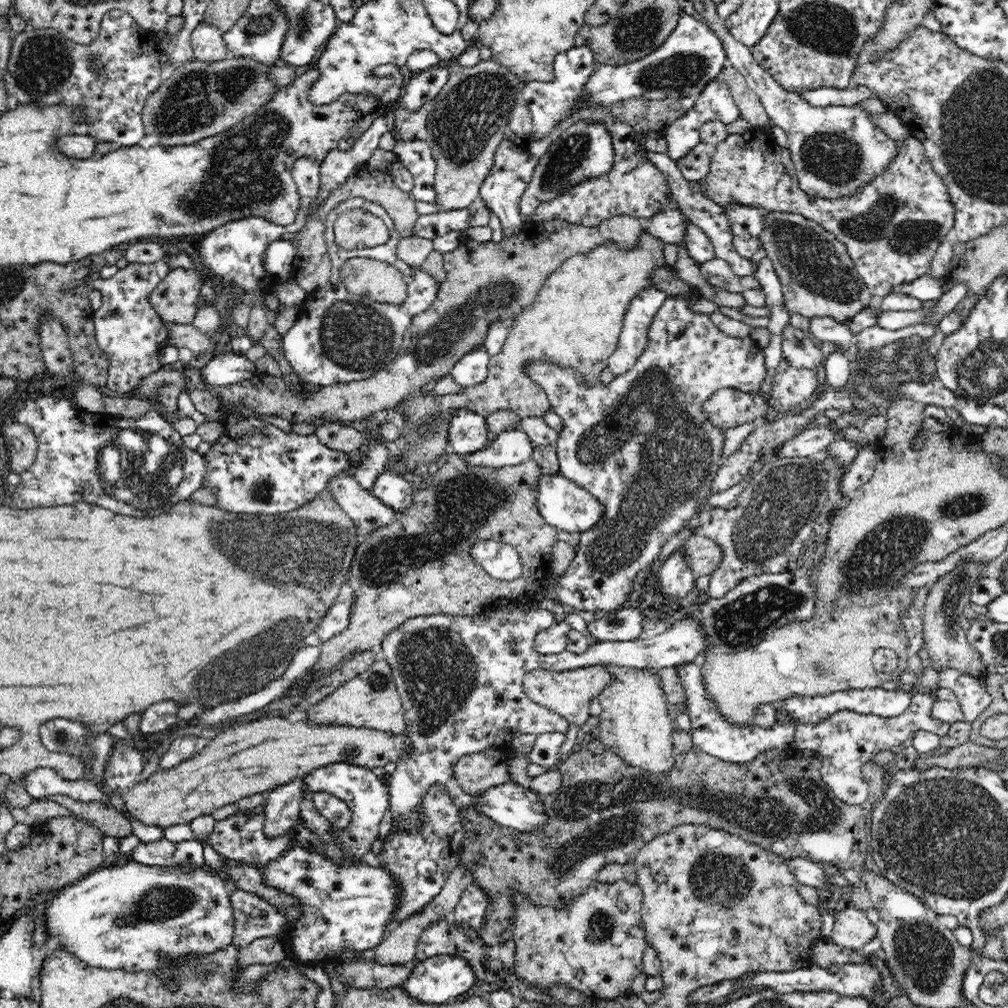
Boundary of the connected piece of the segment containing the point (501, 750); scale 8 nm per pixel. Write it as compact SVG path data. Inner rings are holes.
M492 745L482 752L460 758L453 772L462 791L477 797L492 786L511 783L507 762L513 752L511 745Z

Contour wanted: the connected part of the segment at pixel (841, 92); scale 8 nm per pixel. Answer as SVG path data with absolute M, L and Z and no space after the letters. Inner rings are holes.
M857 85L853 88L819 88L803 92L800 95L812 106L854 106L875 97L866 86Z

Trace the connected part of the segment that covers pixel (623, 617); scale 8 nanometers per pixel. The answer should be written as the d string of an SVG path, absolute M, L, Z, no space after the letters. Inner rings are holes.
M624 608L624 612L616 612L616 614L598 618L598 620L593 616L590 622L586 623L586 628L593 641L633 641L638 639L643 632L642 612L638 608Z

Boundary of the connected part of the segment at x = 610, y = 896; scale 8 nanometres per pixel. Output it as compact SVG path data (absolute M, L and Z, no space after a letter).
M624 878L613 883L597 880L561 910L534 905L528 897L518 893L513 898L513 904L516 910L514 930L510 936L515 942L515 963L512 969L527 985L540 990L562 984L579 990L589 998L610 1000L630 994L632 981L643 974L643 954L647 942L642 924L643 892L636 882L628 883Z

